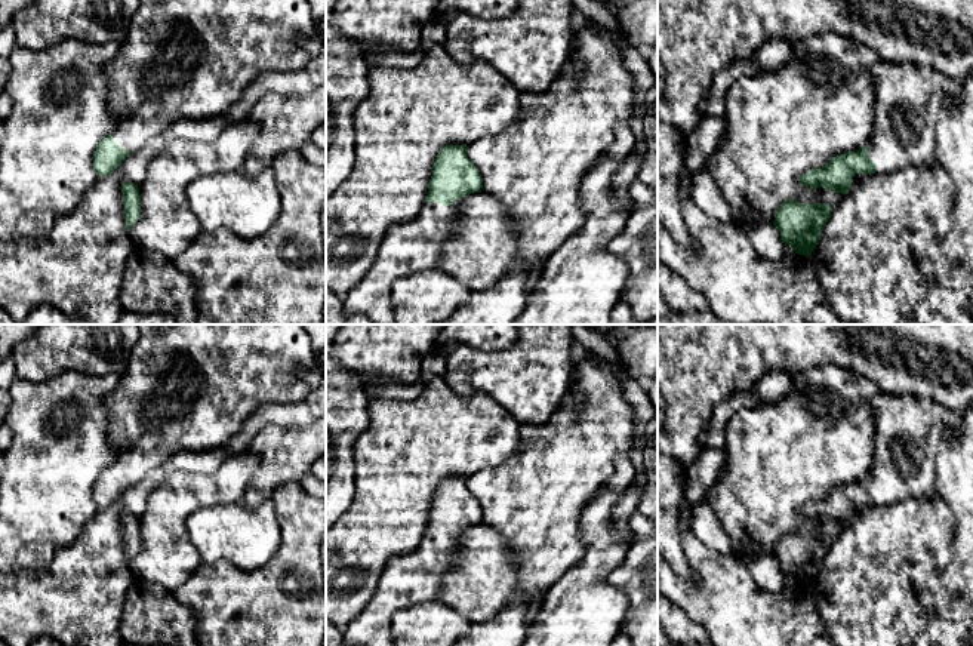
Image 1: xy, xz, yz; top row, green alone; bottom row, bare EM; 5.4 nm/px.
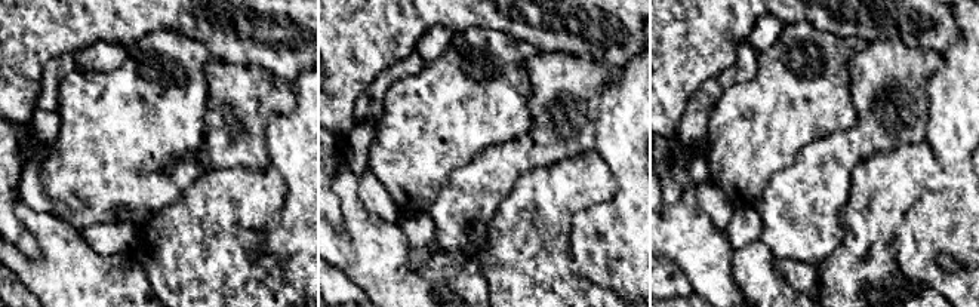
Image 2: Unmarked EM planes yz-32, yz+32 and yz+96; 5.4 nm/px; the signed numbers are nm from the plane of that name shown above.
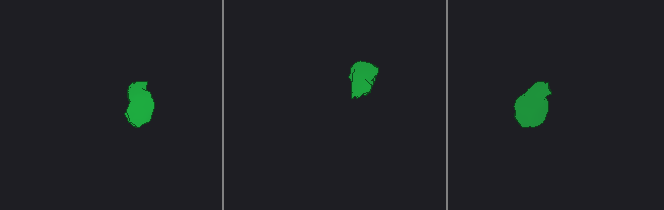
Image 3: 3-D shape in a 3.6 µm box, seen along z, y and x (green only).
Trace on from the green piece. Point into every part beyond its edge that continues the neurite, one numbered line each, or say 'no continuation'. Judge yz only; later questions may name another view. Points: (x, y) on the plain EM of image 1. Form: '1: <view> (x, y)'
1: yz (908, 430)

